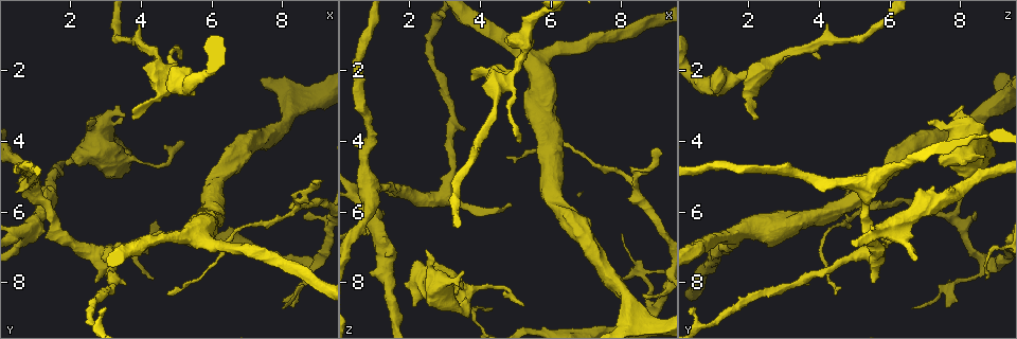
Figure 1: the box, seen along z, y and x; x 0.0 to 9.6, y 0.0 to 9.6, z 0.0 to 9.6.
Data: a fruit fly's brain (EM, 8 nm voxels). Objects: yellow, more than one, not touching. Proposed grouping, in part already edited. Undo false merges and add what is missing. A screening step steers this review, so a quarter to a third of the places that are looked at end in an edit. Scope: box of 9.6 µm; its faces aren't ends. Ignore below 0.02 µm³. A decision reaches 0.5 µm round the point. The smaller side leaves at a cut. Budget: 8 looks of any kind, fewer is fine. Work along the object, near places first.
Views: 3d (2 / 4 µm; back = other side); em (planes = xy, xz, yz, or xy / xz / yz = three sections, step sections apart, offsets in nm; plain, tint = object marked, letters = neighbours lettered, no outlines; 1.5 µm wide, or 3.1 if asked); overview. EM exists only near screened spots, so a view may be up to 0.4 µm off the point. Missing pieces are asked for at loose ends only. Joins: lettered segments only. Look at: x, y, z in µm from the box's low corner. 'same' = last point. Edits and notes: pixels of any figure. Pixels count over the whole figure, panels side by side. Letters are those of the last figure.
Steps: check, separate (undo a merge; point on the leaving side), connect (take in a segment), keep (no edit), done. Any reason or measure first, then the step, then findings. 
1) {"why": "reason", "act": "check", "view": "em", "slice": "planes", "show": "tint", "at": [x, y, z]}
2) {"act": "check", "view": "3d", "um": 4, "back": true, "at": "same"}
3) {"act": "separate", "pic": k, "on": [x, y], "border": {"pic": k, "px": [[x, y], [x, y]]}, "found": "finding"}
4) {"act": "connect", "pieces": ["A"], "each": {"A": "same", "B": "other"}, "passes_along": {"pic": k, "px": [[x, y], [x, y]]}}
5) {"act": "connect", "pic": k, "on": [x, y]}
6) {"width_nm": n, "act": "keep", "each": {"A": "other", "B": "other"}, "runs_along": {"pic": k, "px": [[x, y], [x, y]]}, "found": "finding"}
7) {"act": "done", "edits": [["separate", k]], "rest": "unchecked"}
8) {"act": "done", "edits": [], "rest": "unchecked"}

{"why": "branch stops here", "act": "check", "view": "em", "slice": "planes", "show": "letters", "at": [2.50, 3.50, 7.05]}

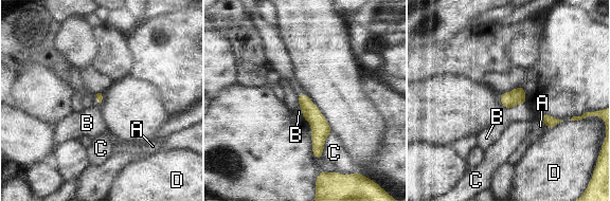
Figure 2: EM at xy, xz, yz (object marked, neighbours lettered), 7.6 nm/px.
{"act": "keep", "each": {"A": "other", "B": "other", "C": "other", "D": "other"}, "border": {"pic": 2, "px": [[524, 103], [506, 109]]}, "found": "no lettered segment goes on from it"}

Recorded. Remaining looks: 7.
{"act": "check", "view": "em", "slice": "planes", "show": "tint", "at": [4.85, 6.65, 5.75]}

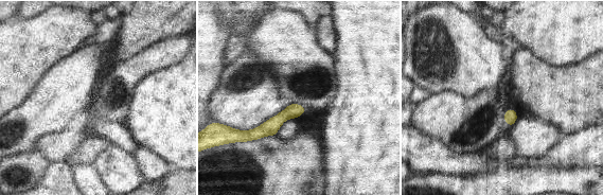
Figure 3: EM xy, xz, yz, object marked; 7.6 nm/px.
{"act": "check", "view": "em", "slice": "planes", "show": "letters", "at": "same"}

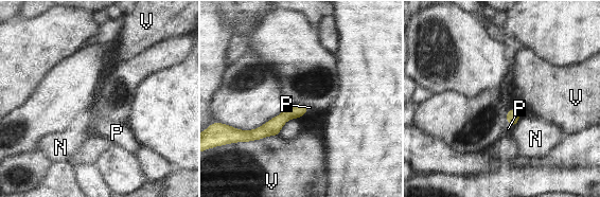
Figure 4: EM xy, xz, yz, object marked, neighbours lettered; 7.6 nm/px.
{"width_nm": 100, "act": "connect", "pieces": ["P"], "each": {"N": "other", "P": "same", "V": "other"}, "passes_along": {"pic": 4, "px": [[513, 117], [510, 124], [508, 128]]}, "found": "it goes on there"}

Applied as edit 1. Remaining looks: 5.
{"act": "done", "edits": [["connect", 4]], "rest": "unchecked"}

